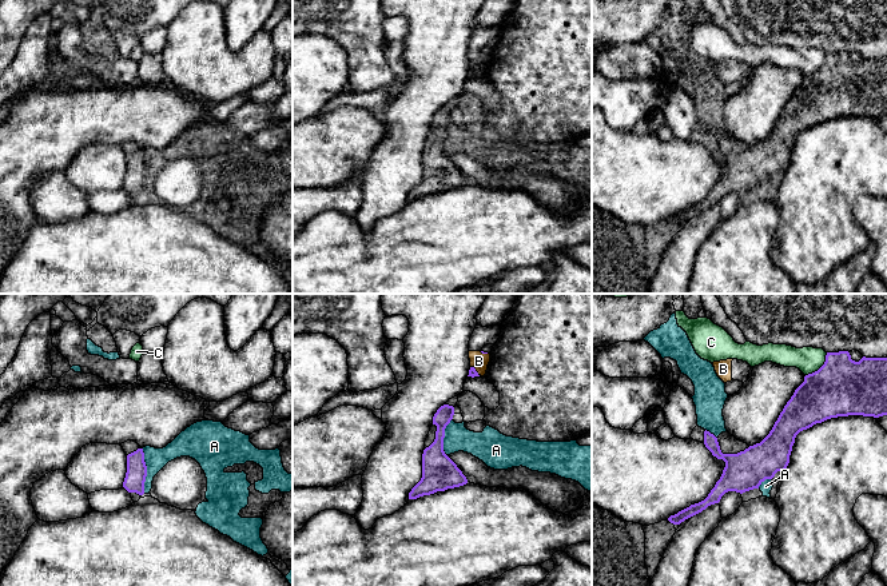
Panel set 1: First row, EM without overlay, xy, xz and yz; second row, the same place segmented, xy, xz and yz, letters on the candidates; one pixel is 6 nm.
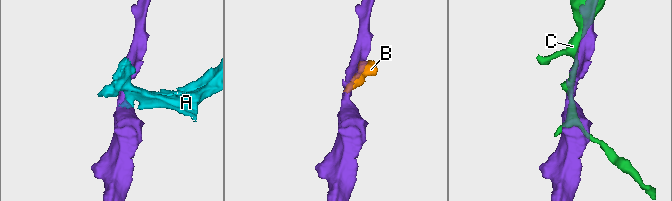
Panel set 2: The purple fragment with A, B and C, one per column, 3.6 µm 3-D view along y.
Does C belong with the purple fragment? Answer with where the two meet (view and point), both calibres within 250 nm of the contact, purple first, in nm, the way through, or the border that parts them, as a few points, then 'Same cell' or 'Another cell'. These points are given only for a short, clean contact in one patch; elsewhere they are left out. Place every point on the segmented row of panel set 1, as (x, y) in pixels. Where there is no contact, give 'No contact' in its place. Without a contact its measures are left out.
Touches purple at yz (820, 367). Thickness 340 nm (purple) against 160 nm. Boundary: yz (827, 353), (826, 361), (816, 370), (806, 375). Another cell

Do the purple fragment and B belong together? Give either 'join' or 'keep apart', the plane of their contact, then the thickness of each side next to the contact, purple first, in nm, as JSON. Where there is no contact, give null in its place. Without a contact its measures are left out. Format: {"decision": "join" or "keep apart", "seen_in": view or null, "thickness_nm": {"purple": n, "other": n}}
{"decision": "keep apart", "seen_in": "xz", "thickness_nm": {"purple": 50, "other": 100}}

